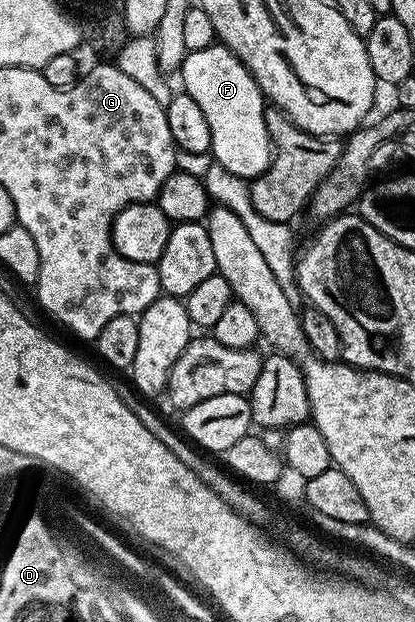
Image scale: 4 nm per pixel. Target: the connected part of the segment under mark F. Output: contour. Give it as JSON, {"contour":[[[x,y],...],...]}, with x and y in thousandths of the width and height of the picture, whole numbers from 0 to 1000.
{"contour":[[[528,68],[453,84],[431,106],[441,146],[477,164],[506,201],[508,256],[605,293],[655,265],[655,223],[641,209],[641,162],[622,132],[586,100]]]}

